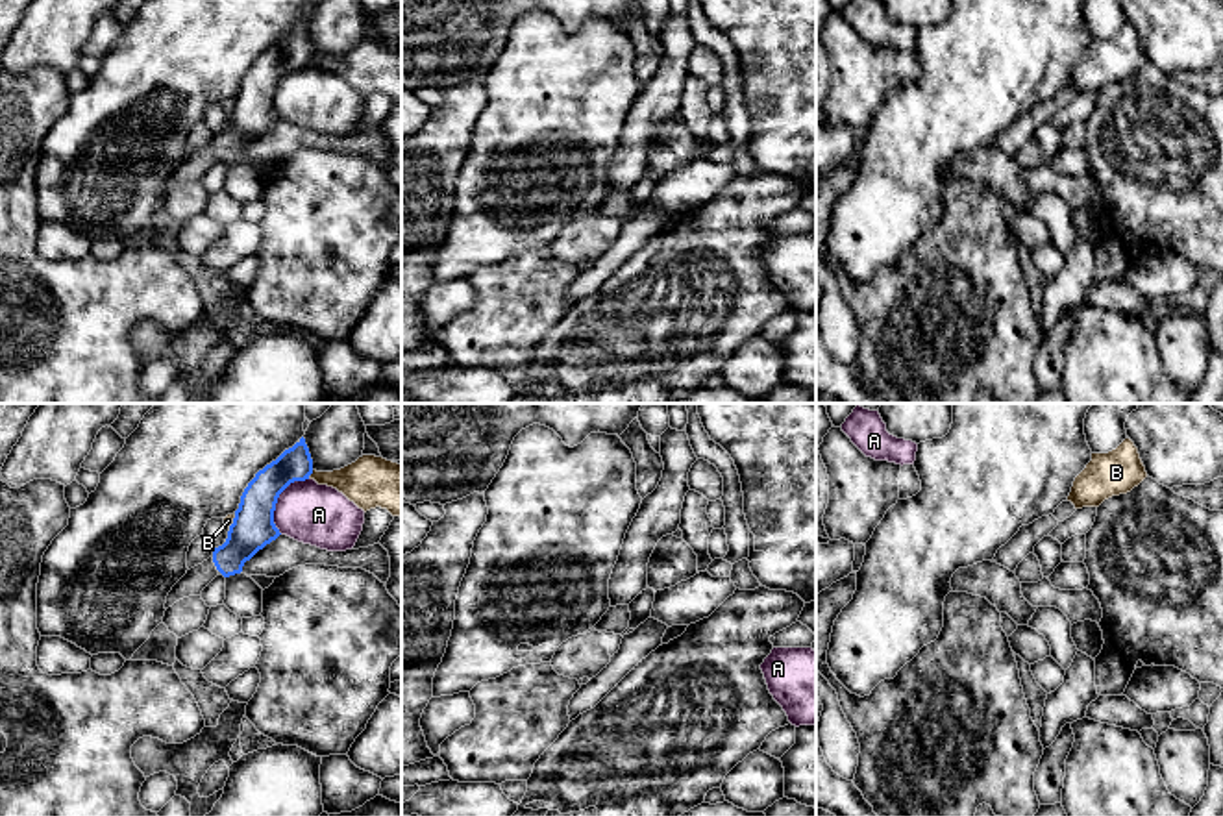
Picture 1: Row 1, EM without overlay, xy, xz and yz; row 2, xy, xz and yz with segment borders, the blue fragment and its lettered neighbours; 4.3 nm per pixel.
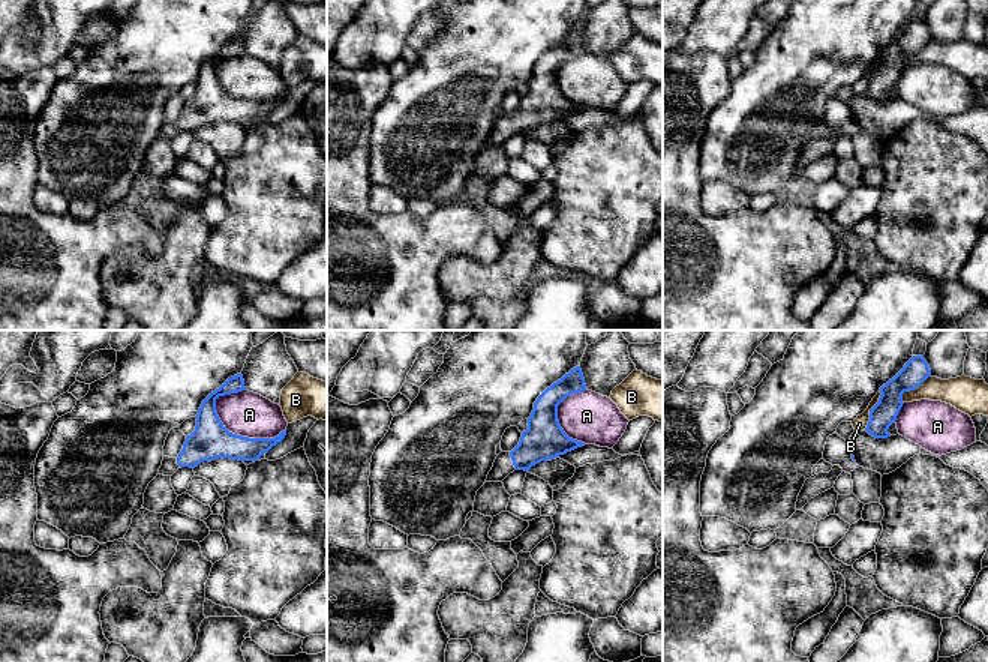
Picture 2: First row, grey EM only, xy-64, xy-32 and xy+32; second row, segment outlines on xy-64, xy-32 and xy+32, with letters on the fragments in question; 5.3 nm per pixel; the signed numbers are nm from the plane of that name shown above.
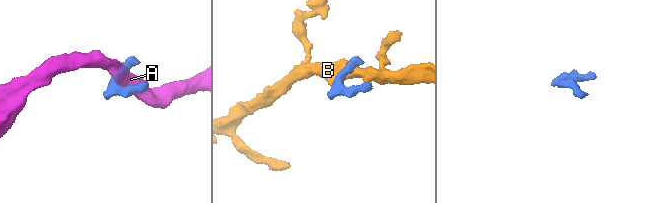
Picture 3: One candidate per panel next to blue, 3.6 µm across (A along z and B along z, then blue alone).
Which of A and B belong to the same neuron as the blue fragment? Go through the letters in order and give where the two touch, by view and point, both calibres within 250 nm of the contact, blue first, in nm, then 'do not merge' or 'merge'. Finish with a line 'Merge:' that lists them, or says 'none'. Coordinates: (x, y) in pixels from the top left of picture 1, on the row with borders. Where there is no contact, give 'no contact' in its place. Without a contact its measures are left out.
A: meets blue in xy at (276, 500); 180 nm thick on the blue side, 260 nm on the other; do not merge
B: meets blue in xy at (309, 474); 150 nm thick on the blue side, 200 nm on the other; do not merge
Merge: none

